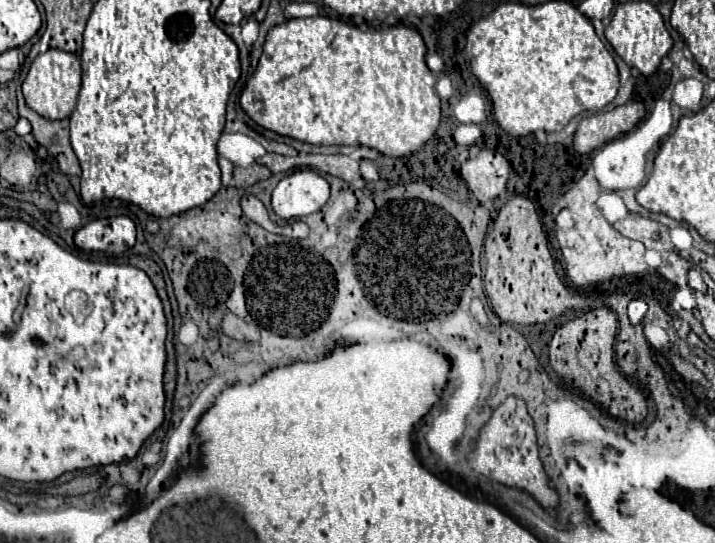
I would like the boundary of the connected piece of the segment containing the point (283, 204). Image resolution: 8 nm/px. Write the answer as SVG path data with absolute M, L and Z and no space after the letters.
M310 169L286 175L272 191L272 207L280 219L316 213L330 197L328 181Z

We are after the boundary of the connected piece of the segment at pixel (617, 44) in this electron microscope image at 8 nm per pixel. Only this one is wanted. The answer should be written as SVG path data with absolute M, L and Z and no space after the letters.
M630 1L618 3L614 9L614 17L606 27L606 39L614 47L614 51L630 65L636 67L642 75L652 75L662 57L672 49L672 37L664 25L658 9L648 1Z

